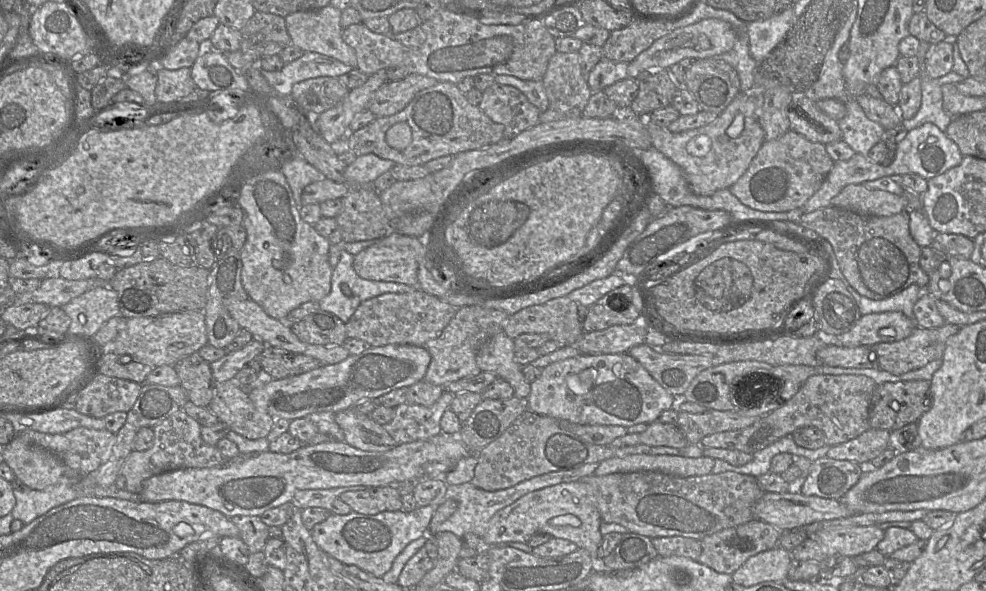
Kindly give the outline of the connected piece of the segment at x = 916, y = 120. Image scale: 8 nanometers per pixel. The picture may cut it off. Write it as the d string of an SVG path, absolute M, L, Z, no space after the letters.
M954 71L940 78L921 77L922 102L917 114L911 119L902 121L903 129L910 131L925 123L936 125L946 133L947 127L954 117L943 108L943 85L949 83L960 83L965 78Z

